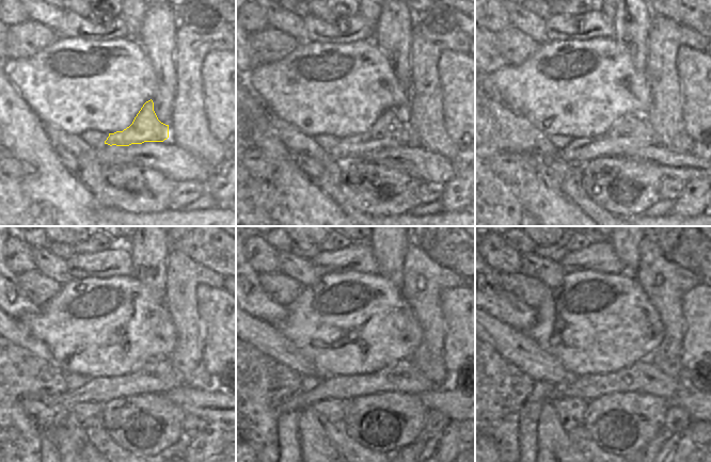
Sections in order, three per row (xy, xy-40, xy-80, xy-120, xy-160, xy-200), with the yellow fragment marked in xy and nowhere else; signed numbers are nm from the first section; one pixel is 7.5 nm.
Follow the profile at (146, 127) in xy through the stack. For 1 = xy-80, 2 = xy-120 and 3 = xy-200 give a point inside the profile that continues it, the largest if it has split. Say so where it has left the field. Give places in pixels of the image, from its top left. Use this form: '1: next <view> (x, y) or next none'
1: next xy-80 (631, 132)
2: next xy-120 (157, 375)
3: next xy-200 (644, 377)

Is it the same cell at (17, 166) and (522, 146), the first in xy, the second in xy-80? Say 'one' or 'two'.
two

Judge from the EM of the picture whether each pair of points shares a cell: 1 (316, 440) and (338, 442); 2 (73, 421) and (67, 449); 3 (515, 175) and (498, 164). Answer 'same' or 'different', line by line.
1: different
2: same
3: same

